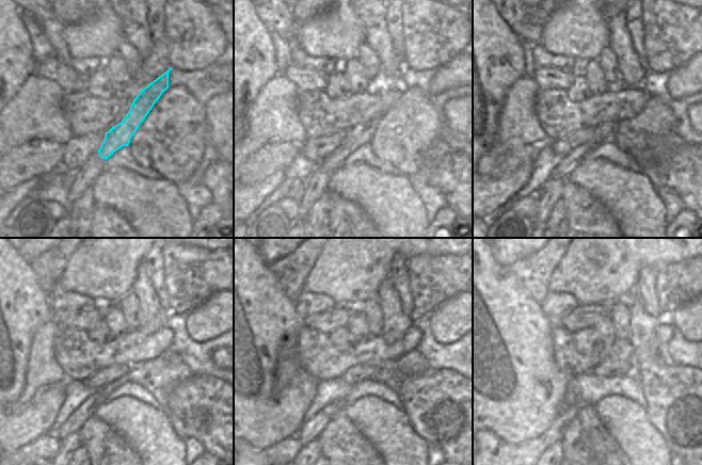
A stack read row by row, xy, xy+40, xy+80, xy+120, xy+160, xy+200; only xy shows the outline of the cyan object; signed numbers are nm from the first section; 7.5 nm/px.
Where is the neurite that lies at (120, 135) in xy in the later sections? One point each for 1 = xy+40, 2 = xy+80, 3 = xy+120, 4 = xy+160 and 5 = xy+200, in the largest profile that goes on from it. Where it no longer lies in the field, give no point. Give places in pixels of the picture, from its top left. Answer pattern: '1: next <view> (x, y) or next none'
1: next xy+40 (361, 133)
2: next xy+80 (604, 131)
3: next xy+120 (85, 410)
4: next xy+160 (310, 430)
5: next xy+200 (555, 432)

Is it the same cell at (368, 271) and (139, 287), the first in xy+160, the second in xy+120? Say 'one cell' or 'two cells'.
two cells

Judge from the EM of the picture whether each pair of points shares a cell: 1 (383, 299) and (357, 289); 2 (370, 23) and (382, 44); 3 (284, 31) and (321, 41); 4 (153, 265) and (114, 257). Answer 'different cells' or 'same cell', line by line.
1: different cells
2: same cell
3: different cells
4: different cells

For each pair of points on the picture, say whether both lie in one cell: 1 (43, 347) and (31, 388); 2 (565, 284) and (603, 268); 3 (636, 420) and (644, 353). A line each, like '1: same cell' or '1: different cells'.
1: same cell
2: same cell
3: different cells

